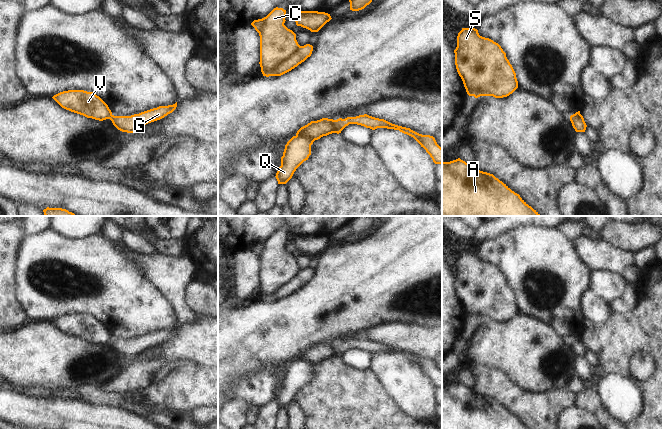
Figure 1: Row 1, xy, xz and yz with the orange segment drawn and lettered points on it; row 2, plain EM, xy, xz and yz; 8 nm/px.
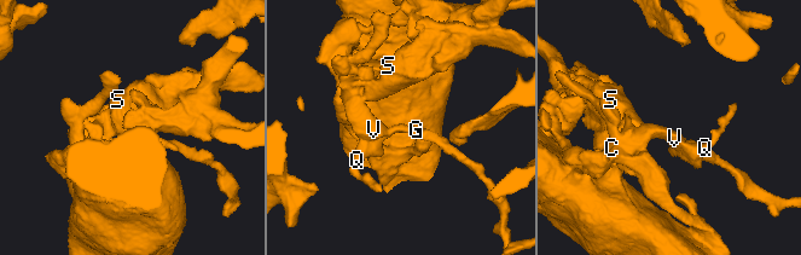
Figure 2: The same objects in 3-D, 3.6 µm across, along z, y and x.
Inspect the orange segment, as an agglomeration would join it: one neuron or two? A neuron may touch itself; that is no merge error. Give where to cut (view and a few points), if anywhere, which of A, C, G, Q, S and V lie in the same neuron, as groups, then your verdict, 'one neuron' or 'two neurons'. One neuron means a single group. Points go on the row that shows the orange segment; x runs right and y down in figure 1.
cut in xz along (296, 135), (302, 135), (313, 141); A C S V / G Q; two neurons

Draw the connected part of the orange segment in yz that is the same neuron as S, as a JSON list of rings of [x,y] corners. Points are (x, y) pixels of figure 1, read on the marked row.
[[[462,28],[454,50],[455,65],[469,96],[503,98],[518,88],[516,73],[501,46],[479,35],[475,28]]]

